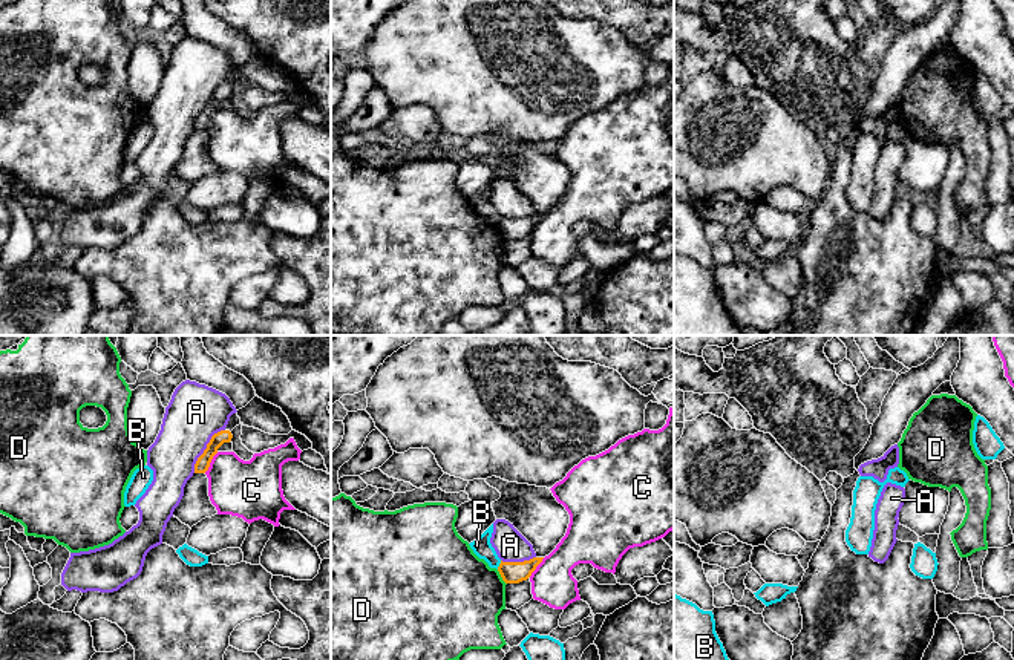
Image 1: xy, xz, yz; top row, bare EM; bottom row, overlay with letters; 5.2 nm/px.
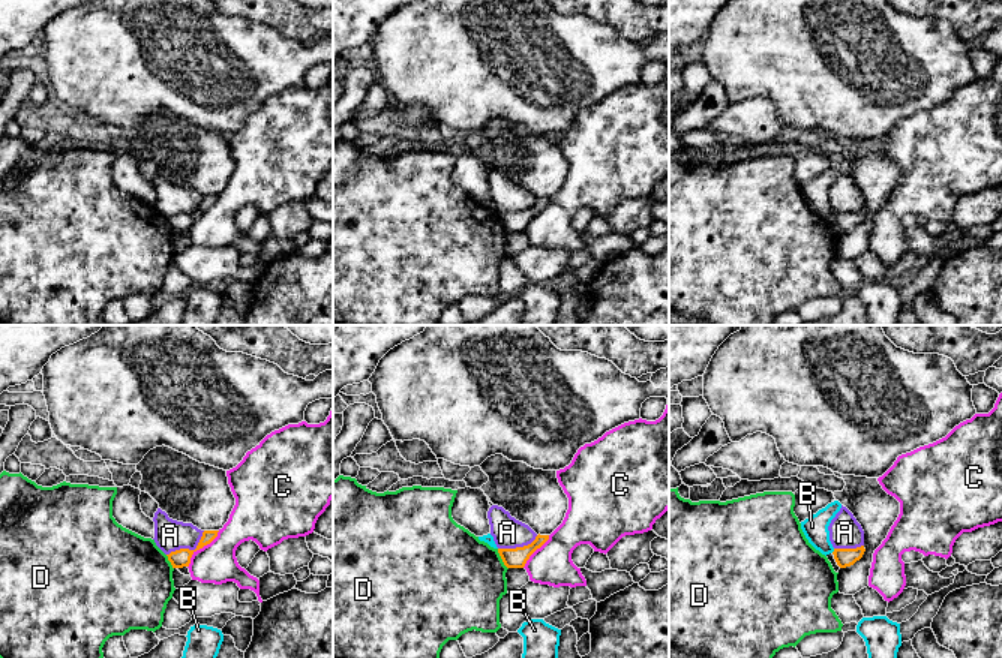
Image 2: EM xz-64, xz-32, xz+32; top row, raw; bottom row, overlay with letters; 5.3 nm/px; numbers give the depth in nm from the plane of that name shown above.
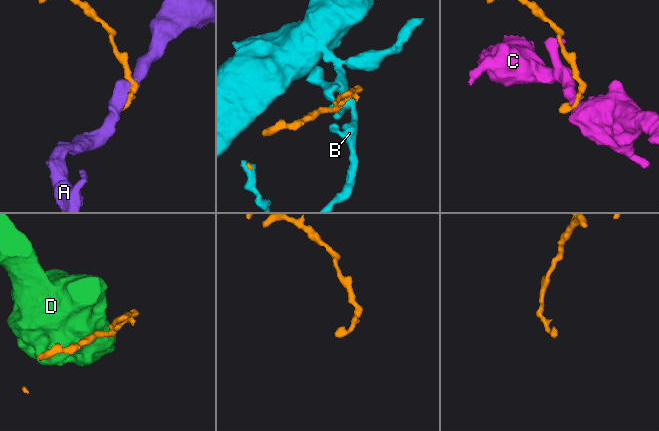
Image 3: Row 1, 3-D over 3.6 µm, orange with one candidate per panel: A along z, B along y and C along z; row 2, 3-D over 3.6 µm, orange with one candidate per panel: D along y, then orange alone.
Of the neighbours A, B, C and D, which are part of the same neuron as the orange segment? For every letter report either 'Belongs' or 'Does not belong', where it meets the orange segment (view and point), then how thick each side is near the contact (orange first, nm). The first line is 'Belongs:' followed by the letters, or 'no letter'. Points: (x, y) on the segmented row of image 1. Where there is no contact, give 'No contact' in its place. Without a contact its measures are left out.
Belongs: no letter
A: Does not belong. Touches orange at xy (206, 449). Thickness 70 nm (orange) against 300 nm
B: Does not belong. Touches orange at xz (500, 565). Thickness 110 nm (orange) against 100 nm
C: Does not belong. Touches orange at xy (210, 461). Thickness 70 nm (orange) against 300 nm
D: Does not belong. Touches orange at xz (501, 576). Thickness 110 nm (orange) against 460 nm

